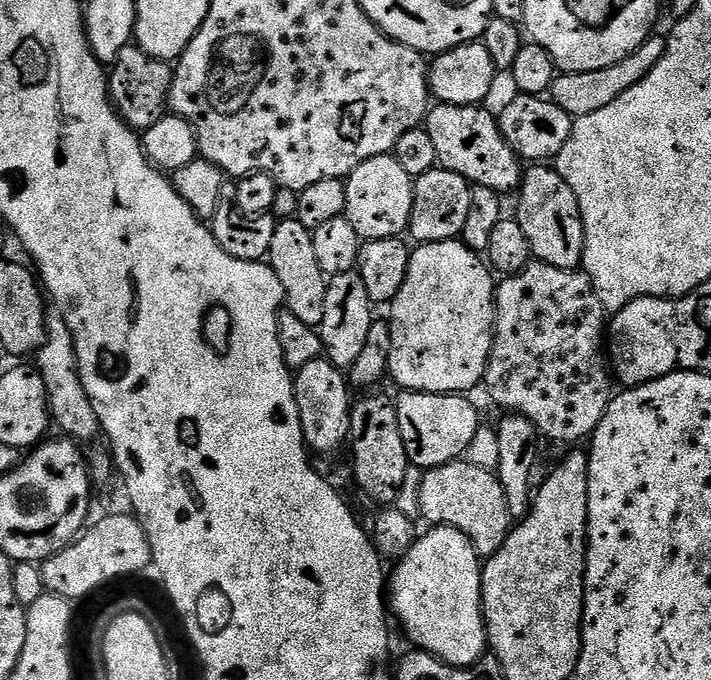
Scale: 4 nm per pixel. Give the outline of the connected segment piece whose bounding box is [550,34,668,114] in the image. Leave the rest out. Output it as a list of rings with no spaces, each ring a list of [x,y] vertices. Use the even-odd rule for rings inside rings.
[[[653,34],[646,42],[642,42],[642,46],[638,46],[638,50],[634,50],[634,54],[622,58],[622,62],[614,62],[614,66],[606,66],[606,70],[566,72],[557,75],[550,89],[550,99],[558,106],[562,106],[562,110],[573,114],[602,110],[602,106],[610,106],[614,98],[626,94],[630,86],[642,82],[642,78],[646,78],[646,74],[650,74],[650,70],[654,70],[654,66],[662,62],[662,54],[667,45],[668,41],[663,35]]]

